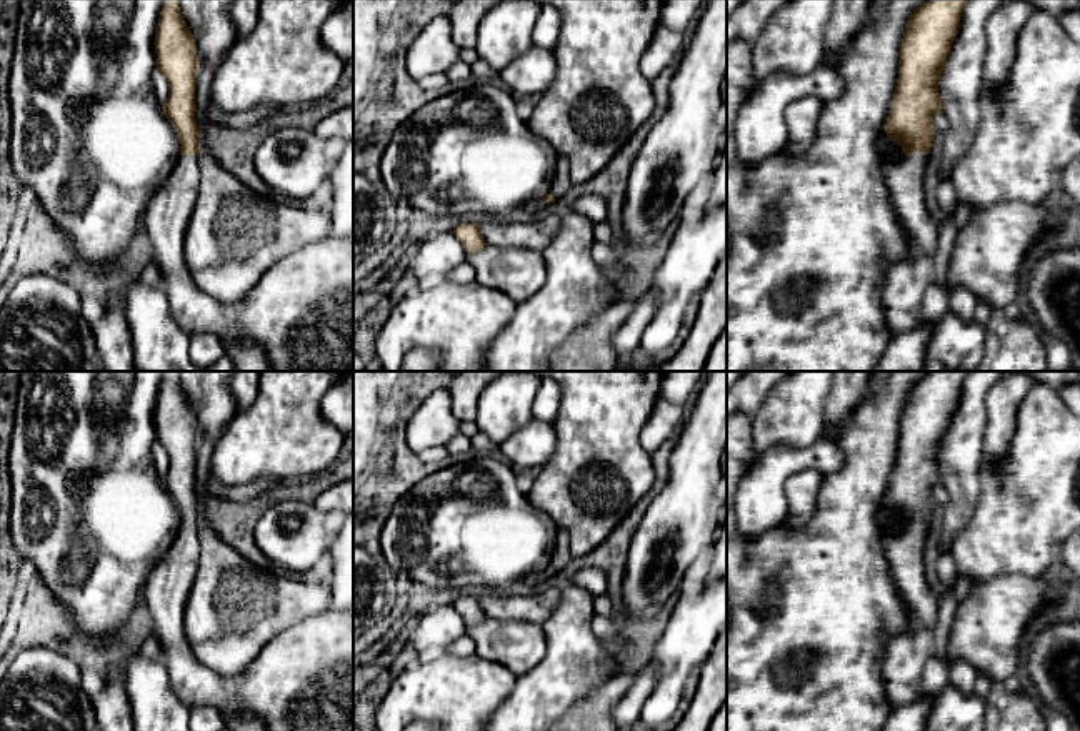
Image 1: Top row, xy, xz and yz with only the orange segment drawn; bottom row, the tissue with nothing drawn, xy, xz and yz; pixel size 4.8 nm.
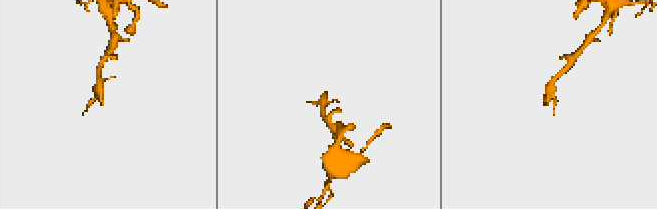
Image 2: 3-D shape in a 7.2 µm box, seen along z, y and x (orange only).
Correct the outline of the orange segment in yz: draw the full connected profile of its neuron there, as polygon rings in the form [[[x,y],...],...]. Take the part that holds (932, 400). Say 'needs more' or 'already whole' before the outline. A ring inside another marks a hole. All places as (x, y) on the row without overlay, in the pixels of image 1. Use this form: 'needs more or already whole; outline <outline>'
needs more; outline [[[928,371],[910,388],[900,418],[898,451],[883,498],[887,510],[902,520],[902,526],[885,536],[883,549],[907,611],[907,628],[890,636],[882,661],[882,684],[890,711],[912,703],[918,696],[925,659],[933,653],[938,603],[925,576],[925,548],[935,506],[933,490],[942,486],[938,453],[958,406],[962,385],[970,373]]]

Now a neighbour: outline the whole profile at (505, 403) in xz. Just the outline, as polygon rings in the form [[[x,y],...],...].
[[[502,371],[480,393],[475,423],[495,445],[525,426],[532,416],[540,376]]]

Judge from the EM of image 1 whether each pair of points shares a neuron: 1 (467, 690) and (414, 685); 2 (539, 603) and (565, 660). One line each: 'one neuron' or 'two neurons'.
1: one neuron
2: two neurons

